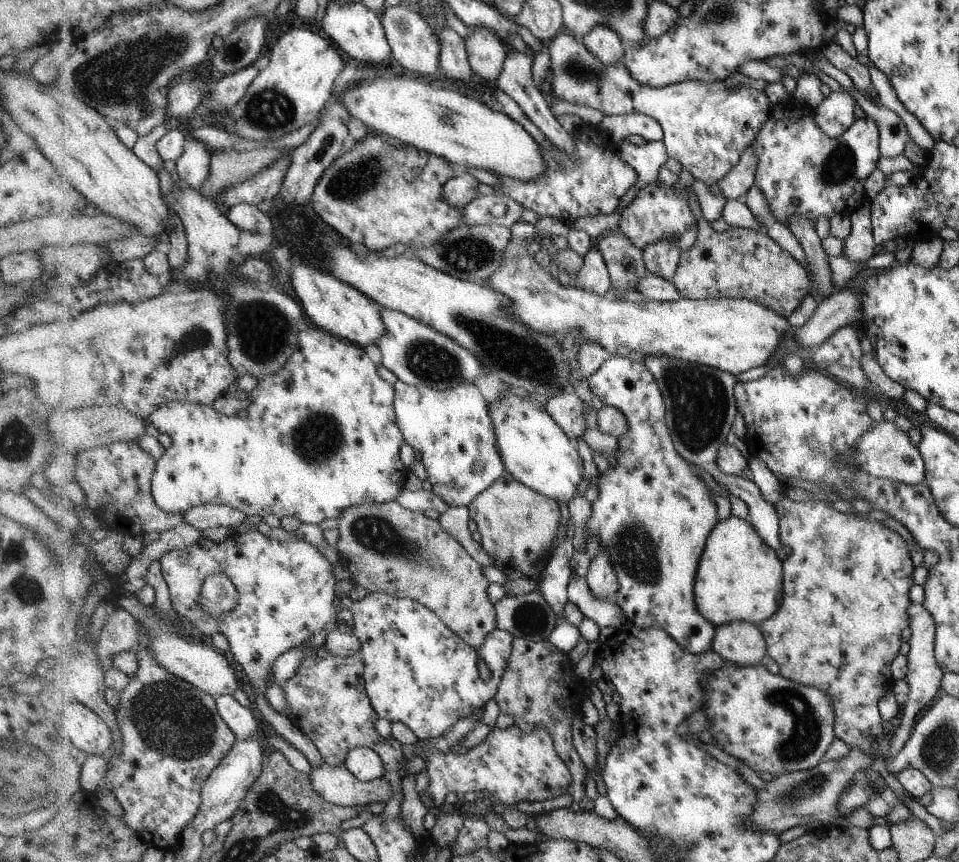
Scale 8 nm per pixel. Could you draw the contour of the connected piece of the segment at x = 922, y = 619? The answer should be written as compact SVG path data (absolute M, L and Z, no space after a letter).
M912 604L908 606L908 618L912 618L911 637L909 639L910 650L907 654L907 667L906 678L904 680L908 683L910 692L906 698L903 699L902 705L904 711L902 718L900 718L900 726L897 728L892 743L888 746L885 758L894 758L908 741L913 726L917 722L916 715L923 709L929 707L934 702L934 697L938 694L938 690L942 687L943 669L935 657L935 619L924 605Z

